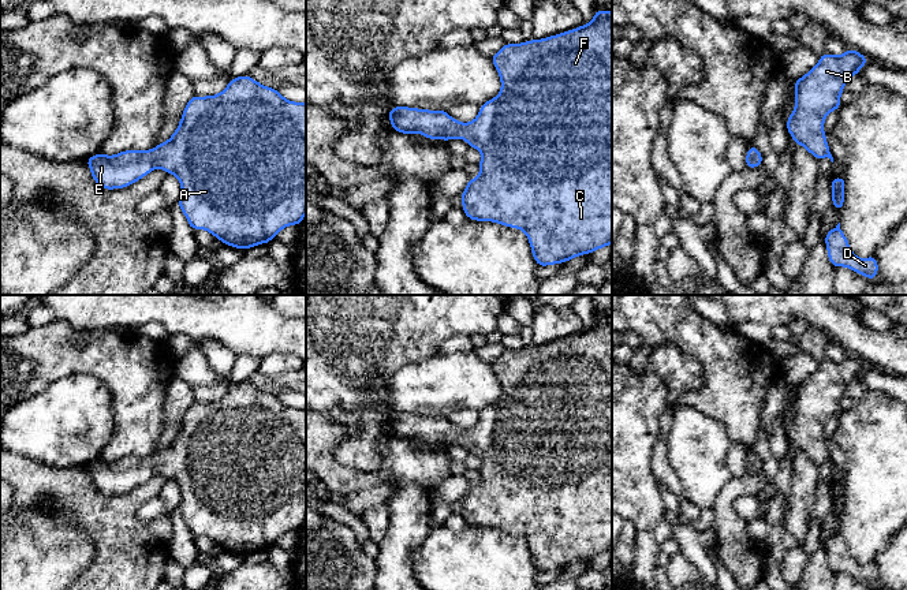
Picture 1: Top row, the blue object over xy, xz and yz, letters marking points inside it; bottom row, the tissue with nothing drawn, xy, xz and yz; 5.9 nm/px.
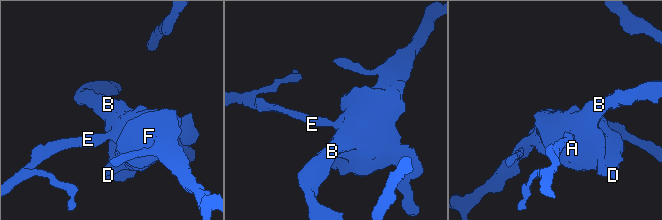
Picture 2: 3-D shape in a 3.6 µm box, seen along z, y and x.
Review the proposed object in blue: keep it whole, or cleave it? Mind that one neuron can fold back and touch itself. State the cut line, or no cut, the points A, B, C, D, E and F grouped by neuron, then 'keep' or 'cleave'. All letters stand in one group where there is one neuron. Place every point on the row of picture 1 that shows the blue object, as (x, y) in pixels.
cut none; groups A B C D E F; keep

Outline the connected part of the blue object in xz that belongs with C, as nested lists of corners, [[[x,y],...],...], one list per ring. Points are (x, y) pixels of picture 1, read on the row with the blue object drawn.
[[[596,8],[590,23],[578,29],[549,36],[542,40],[523,41],[522,44],[504,44],[504,46],[492,56],[500,81],[500,93],[479,107],[478,116],[470,123],[462,123],[448,115],[447,111],[429,111],[408,107],[393,107],[387,116],[391,126],[402,134],[422,134],[428,139],[449,141],[460,138],[470,148],[481,152],[482,158],[478,164],[479,176],[469,179],[466,190],[460,194],[462,210],[469,220],[493,221],[505,227],[522,229],[529,239],[531,254],[538,266],[548,266],[567,262],[582,254],[590,254],[598,249],[612,244],[612,11],[600,11]]]

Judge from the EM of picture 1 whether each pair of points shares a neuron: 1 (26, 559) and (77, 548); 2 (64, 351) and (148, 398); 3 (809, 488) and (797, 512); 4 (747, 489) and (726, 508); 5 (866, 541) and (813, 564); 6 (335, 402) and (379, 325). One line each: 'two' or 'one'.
1: one
2: one
3: one
4: one
5: two
6: one

